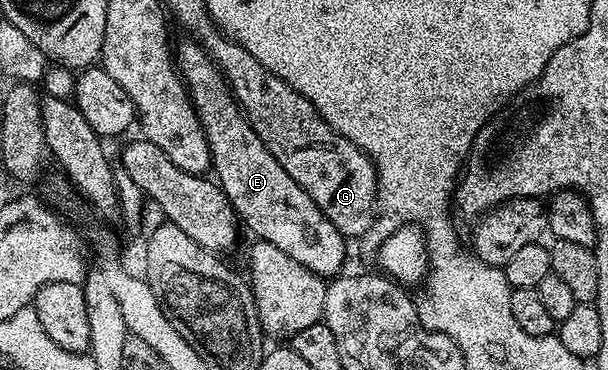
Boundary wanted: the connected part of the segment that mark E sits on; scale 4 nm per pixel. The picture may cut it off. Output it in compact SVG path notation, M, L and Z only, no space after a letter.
M191 38L185 41L185 44L175 45L174 63L182 73L184 87L192 97L196 116L210 146L211 171L216 172L215 179L232 203L239 223L243 227L245 224L256 240L265 240L270 246L278 246L278 250L286 250L294 262L302 262L302 266L316 276L335 277L344 264L345 236L322 214L322 210L318 210L314 198L310 198L310 194L282 170L278 158L266 150L262 138L258 138L244 117L224 82L224 75L208 53L197 41Z

